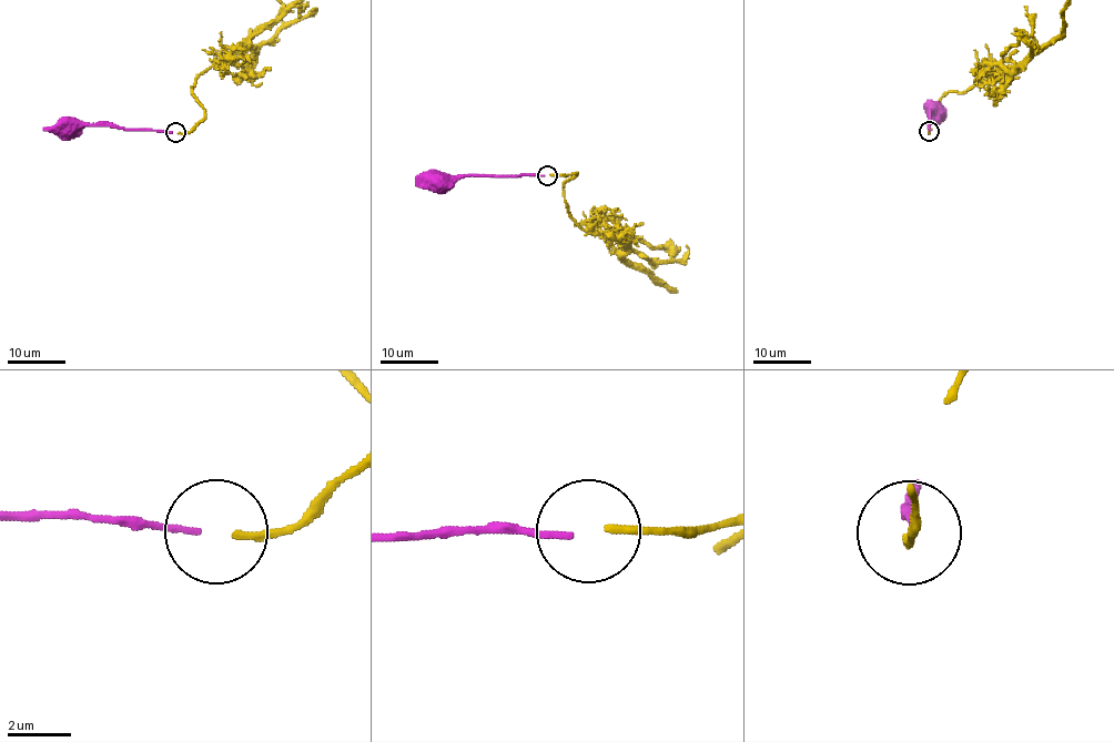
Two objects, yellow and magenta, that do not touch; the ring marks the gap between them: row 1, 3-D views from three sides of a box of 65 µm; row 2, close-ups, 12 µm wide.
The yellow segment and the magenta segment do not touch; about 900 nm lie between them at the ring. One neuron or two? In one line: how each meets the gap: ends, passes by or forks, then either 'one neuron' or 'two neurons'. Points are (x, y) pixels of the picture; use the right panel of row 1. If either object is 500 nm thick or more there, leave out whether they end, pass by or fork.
yellow ends; magenta ends; two neurons

